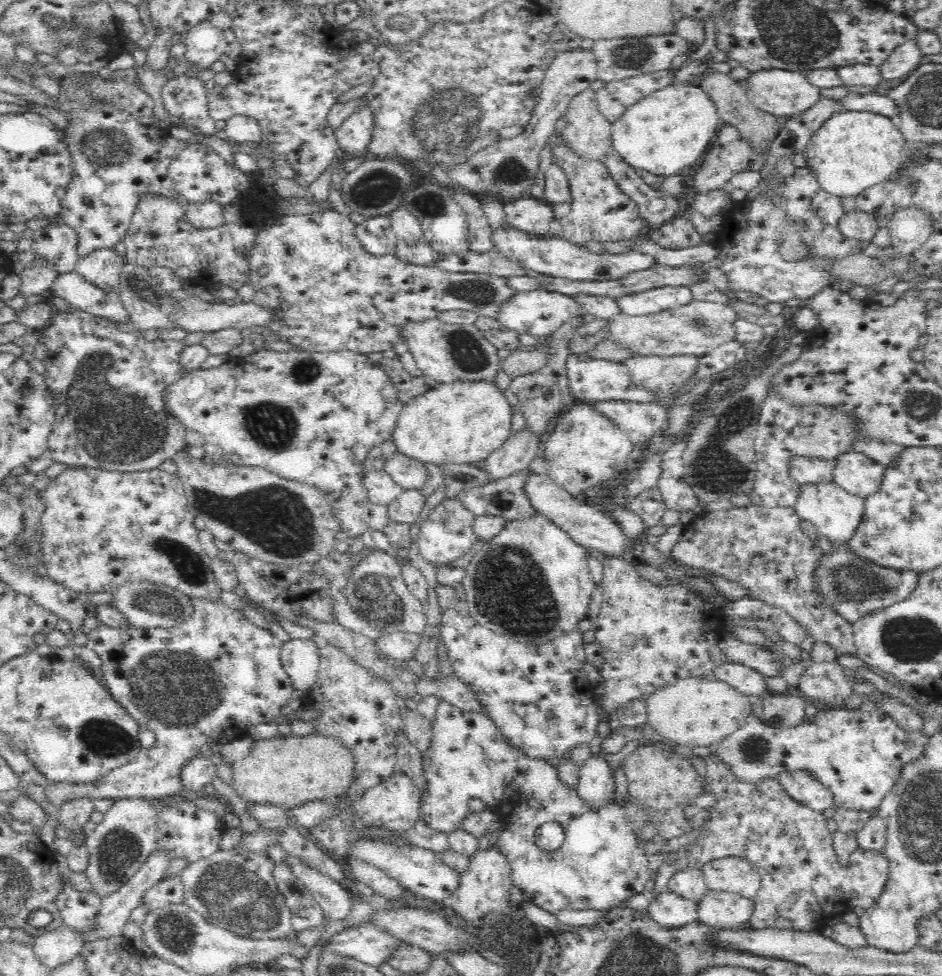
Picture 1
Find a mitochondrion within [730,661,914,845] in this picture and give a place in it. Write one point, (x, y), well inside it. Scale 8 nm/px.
(753, 749)

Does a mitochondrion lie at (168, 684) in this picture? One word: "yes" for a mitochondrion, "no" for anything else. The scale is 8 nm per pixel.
yes

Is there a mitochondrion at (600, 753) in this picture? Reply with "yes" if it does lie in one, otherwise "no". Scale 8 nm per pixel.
no

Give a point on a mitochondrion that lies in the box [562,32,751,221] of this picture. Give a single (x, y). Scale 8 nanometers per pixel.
(623, 55)

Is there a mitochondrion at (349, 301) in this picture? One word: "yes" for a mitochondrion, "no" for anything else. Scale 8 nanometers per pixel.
no

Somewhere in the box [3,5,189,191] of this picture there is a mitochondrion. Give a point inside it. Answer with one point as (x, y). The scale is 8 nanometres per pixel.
(105, 145)

